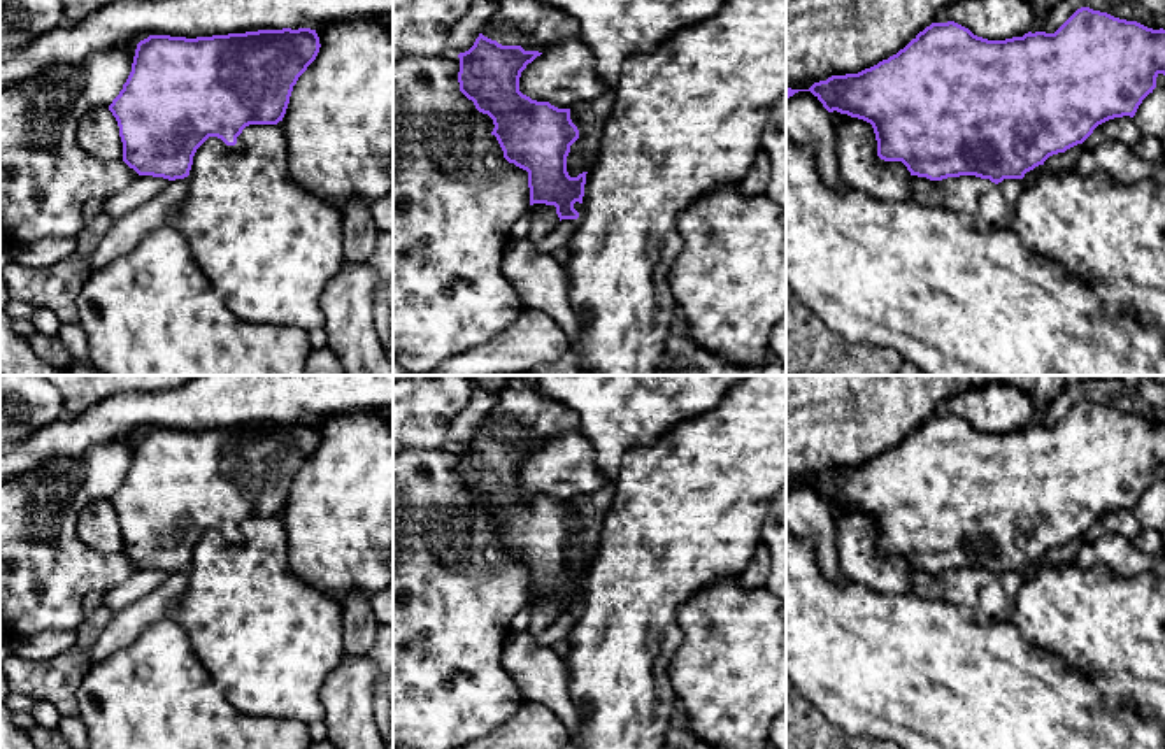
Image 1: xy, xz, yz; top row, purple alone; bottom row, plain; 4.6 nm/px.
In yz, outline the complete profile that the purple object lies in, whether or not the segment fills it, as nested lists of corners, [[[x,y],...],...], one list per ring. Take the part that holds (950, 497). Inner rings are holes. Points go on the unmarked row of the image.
[[[1090,400],[1077,402],[1054,426],[1028,424],[1023,430],[1005,433],[988,433],[974,428],[968,421],[947,414],[932,416],[919,424],[904,442],[877,458],[858,467],[832,468],[826,474],[814,475],[809,482],[786,482],[786,493],[798,484],[811,484],[828,505],[840,505],[851,510],[863,512],[872,517],[877,533],[877,549],[884,554],[902,554],[911,568],[926,570],[930,574],[942,574],[947,570],[976,568],[990,572],[998,577],[1004,572],[1023,572],[1026,565],[1058,546],[1083,537],[1093,523],[1114,510],[1133,510],[1142,493],[1156,481],[1156,470],[1165,468],[1165,423],[1153,423],[1137,414],[1114,410],[1107,405],[1093,403]]]

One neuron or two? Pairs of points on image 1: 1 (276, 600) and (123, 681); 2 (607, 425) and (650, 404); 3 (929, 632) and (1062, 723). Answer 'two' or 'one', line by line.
1: two
2: one
3: one

